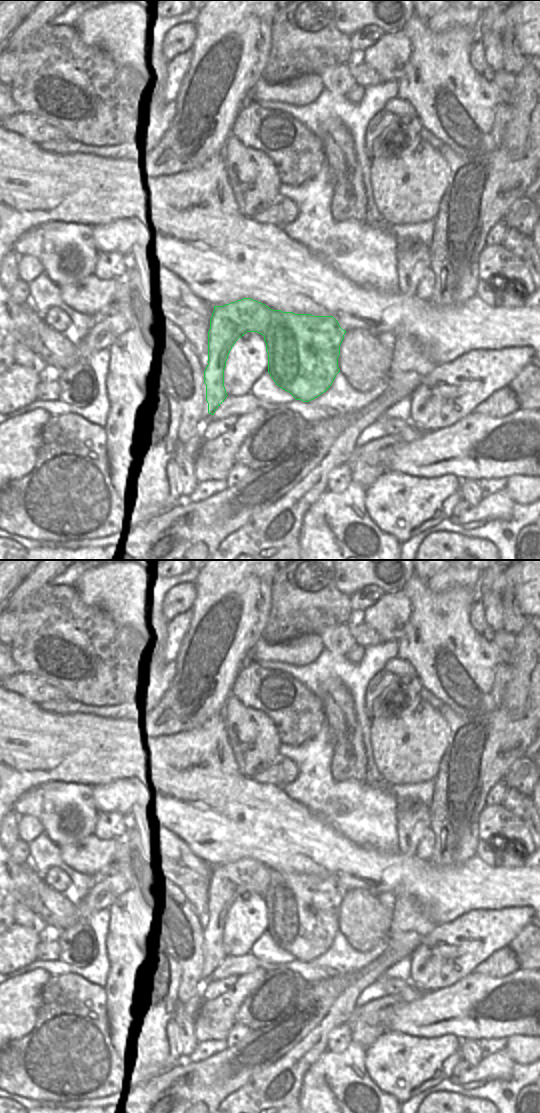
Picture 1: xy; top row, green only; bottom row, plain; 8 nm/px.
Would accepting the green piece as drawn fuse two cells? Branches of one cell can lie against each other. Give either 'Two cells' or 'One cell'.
Two cells.

